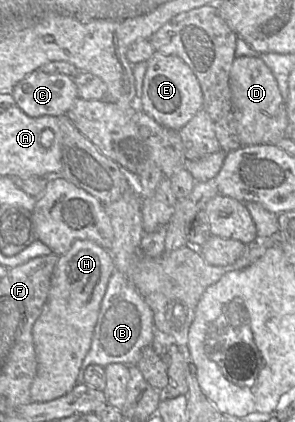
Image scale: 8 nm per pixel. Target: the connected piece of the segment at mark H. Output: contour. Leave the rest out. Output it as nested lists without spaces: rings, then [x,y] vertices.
[[[75,240],[70,249],[58,257],[46,302],[32,328],[37,358],[37,372],[30,386],[32,402],[54,400],[76,385],[82,361],[91,346],[103,296],[114,271],[111,253],[91,240]]]

